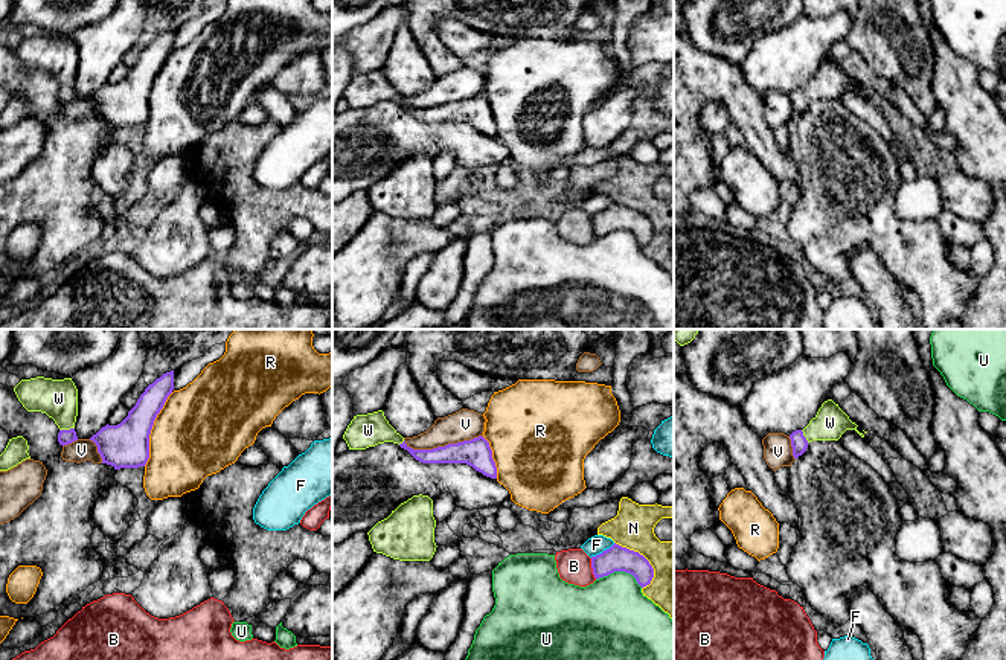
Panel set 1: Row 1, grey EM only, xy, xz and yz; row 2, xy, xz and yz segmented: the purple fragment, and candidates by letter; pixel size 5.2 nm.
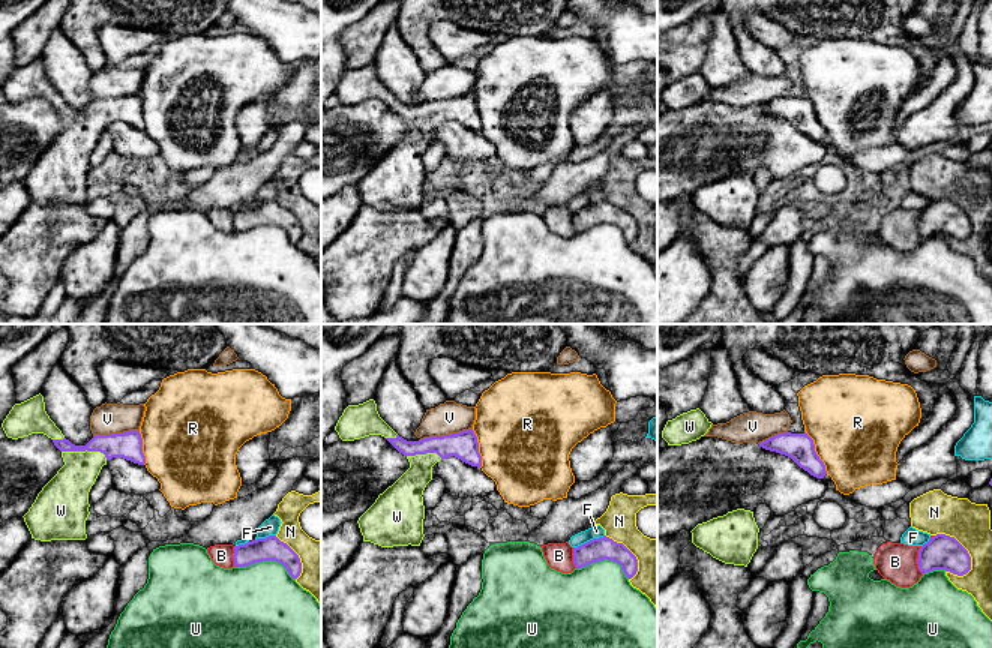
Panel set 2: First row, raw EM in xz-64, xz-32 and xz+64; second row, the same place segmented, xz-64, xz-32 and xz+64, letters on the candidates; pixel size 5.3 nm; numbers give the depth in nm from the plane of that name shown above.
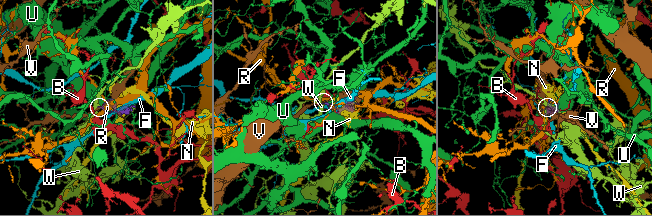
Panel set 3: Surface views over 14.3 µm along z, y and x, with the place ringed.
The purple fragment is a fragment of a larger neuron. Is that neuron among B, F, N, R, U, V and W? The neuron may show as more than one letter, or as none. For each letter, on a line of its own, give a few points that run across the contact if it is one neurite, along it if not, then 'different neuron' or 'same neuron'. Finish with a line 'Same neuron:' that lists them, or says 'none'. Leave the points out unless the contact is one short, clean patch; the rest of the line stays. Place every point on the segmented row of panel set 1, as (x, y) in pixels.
B: different neuron
F: different neuron
N: different neuron
R: different neuron
U: different neuron
V: different neuron
W: xy (64, 436), (66, 430), (64, 412), (58, 398) | same neuron
Same neuron: W

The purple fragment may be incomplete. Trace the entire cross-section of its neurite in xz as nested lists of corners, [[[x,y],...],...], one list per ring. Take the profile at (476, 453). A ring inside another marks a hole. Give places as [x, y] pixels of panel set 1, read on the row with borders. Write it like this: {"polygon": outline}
{"polygon": [[[383,410],[354,416],[343,434],[343,439],[349,450],[366,450],[378,444],[393,442],[407,450],[422,463],[466,463],[483,476],[497,479],[492,450],[483,436],[433,450],[413,450],[389,424]]]}

